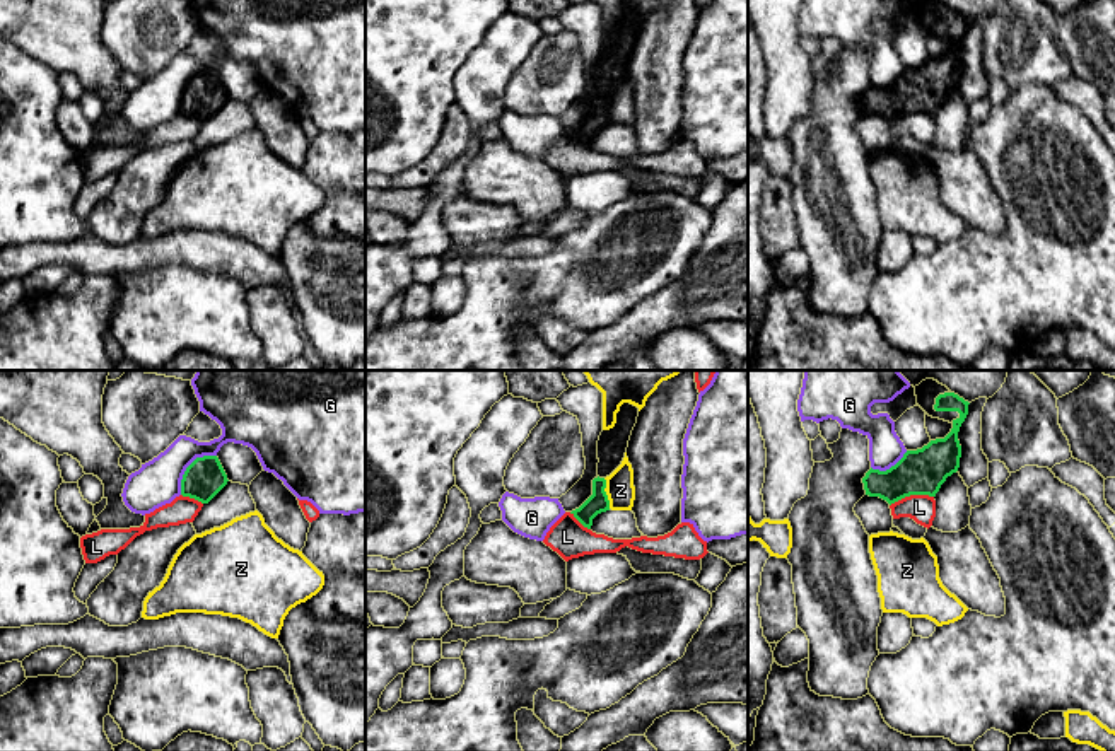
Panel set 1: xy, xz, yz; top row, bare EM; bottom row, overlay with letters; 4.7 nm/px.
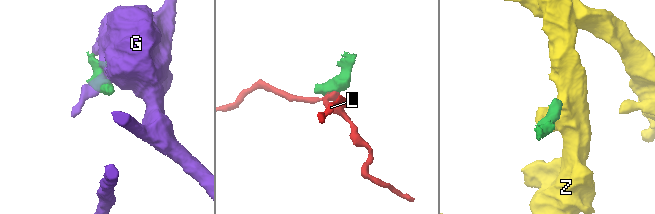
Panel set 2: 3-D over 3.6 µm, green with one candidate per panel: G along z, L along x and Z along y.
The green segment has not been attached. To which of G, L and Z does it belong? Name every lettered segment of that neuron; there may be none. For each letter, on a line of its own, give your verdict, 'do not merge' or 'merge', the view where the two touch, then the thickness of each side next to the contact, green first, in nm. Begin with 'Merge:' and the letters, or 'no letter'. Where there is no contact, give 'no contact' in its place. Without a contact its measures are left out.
Merge: no letter
G: do not merge; contact in xy; calibres 190 and 220 nm
L: do not merge; contact in yz; calibres 220 and 130 nm
Z: do not merge; contact in xz; calibres 100 and 140 nm

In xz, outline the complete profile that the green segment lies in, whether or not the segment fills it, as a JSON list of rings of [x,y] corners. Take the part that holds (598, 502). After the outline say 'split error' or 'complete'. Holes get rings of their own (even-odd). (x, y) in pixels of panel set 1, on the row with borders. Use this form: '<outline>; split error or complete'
[[[623,403],[616,413],[616,423],[610,430],[603,430],[598,440],[598,476],[593,480],[593,495],[570,514],[587,529],[593,519],[610,510],[610,500],[604,492],[606,476],[610,476],[623,461],[632,430],[637,423],[639,408]]]; split error

